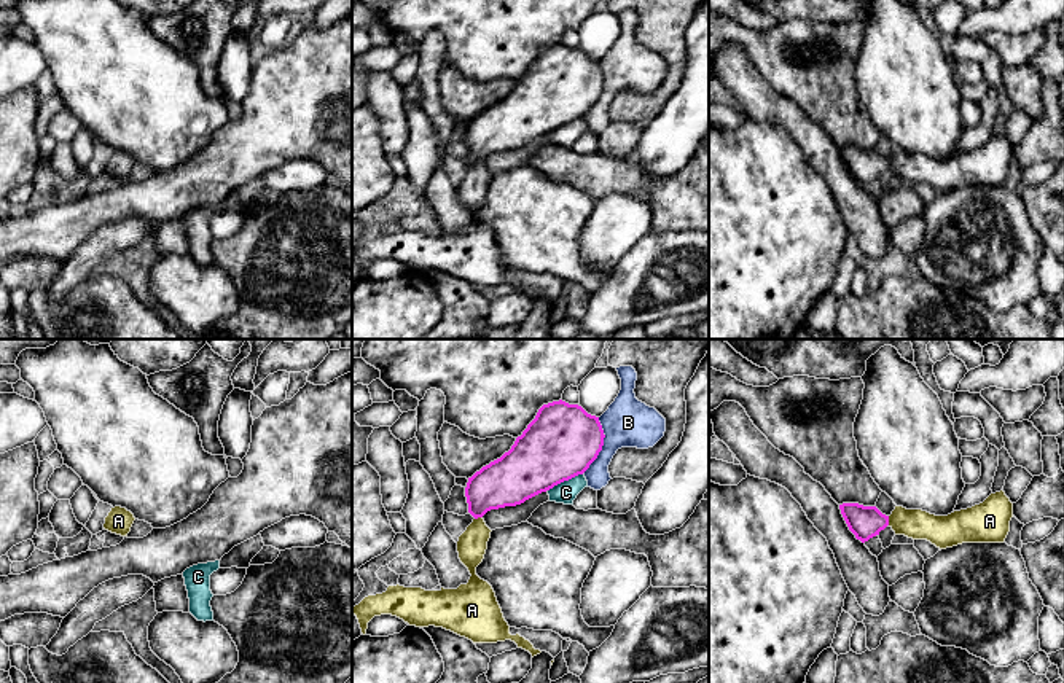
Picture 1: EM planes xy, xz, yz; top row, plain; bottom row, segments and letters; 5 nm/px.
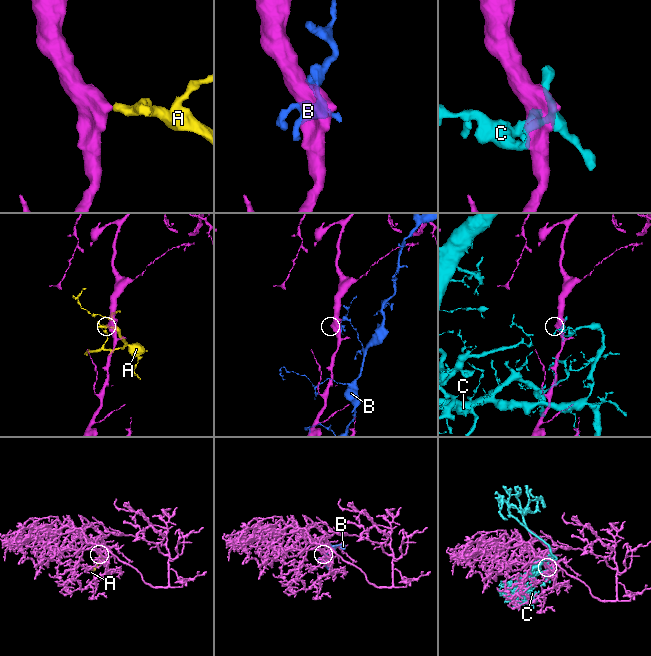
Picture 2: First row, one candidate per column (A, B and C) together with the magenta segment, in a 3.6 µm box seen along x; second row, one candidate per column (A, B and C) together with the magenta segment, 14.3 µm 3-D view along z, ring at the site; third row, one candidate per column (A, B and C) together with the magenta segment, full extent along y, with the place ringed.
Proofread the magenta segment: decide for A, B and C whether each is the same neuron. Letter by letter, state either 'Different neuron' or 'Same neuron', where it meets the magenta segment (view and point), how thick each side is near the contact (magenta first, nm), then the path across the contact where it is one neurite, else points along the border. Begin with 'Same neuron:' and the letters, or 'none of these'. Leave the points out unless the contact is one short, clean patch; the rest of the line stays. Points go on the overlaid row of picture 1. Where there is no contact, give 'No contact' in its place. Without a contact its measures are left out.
Same neuron: A
A: Same neuron. Touches magenta at yz (887, 521). Thickness 160 nm (magenta) against 150 nm. Path across: yz (865, 522), (887, 521), (916, 524)
B: Different neuron. Touches magenta at xz (602, 444). Thickness 360 nm (magenta) against 260 nm
C: Different neuron. Touches magenta at xz (564, 480). Thickness 360 nm (magenta) against 110 nm

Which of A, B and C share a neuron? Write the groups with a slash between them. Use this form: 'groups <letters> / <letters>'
groups A / B / C

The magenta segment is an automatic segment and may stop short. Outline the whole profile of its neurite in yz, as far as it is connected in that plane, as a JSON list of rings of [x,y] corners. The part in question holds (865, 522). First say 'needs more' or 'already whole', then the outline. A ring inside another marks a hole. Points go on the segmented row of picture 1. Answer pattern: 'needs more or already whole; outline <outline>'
needs more; outline [[[1003,490],[991,494],[980,505],[948,516],[903,506],[895,506],[892,514],[886,516],[876,506],[859,503],[843,503],[839,509],[849,530],[862,543],[889,525],[895,535],[927,540],[940,549],[962,543],[1003,543],[1013,517],[1013,503]]]

